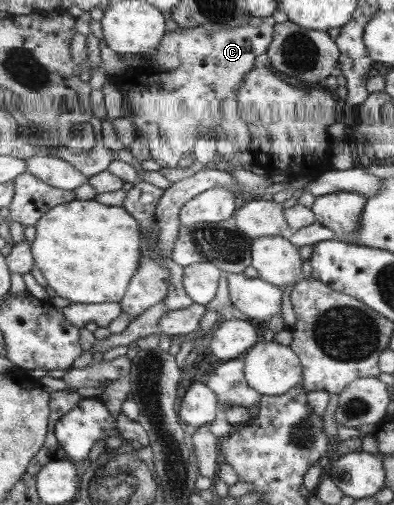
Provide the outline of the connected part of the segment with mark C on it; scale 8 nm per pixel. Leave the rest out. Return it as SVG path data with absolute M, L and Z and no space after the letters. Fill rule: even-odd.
M271 16L250 18L241 25L231 29L206 30L203 26L165 31L153 51L142 54L143 65L136 69L127 68L121 75L111 77L121 94L124 117L132 123L135 139L143 140L150 151L150 159L159 167L173 169L183 156L191 155L192 147L199 137L199 129L208 129L209 137L218 140L216 127L221 121L223 103L230 103L237 90L244 85L244 77L253 70L253 57L265 53L274 33Z

